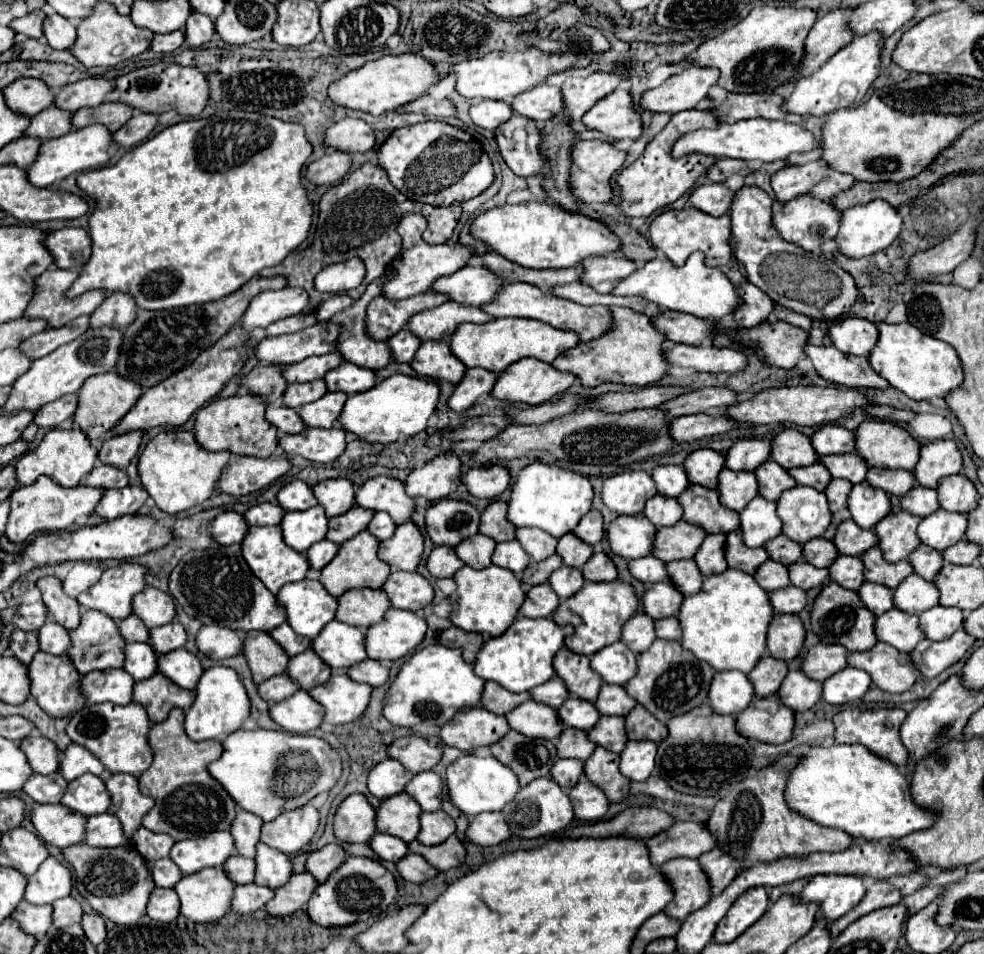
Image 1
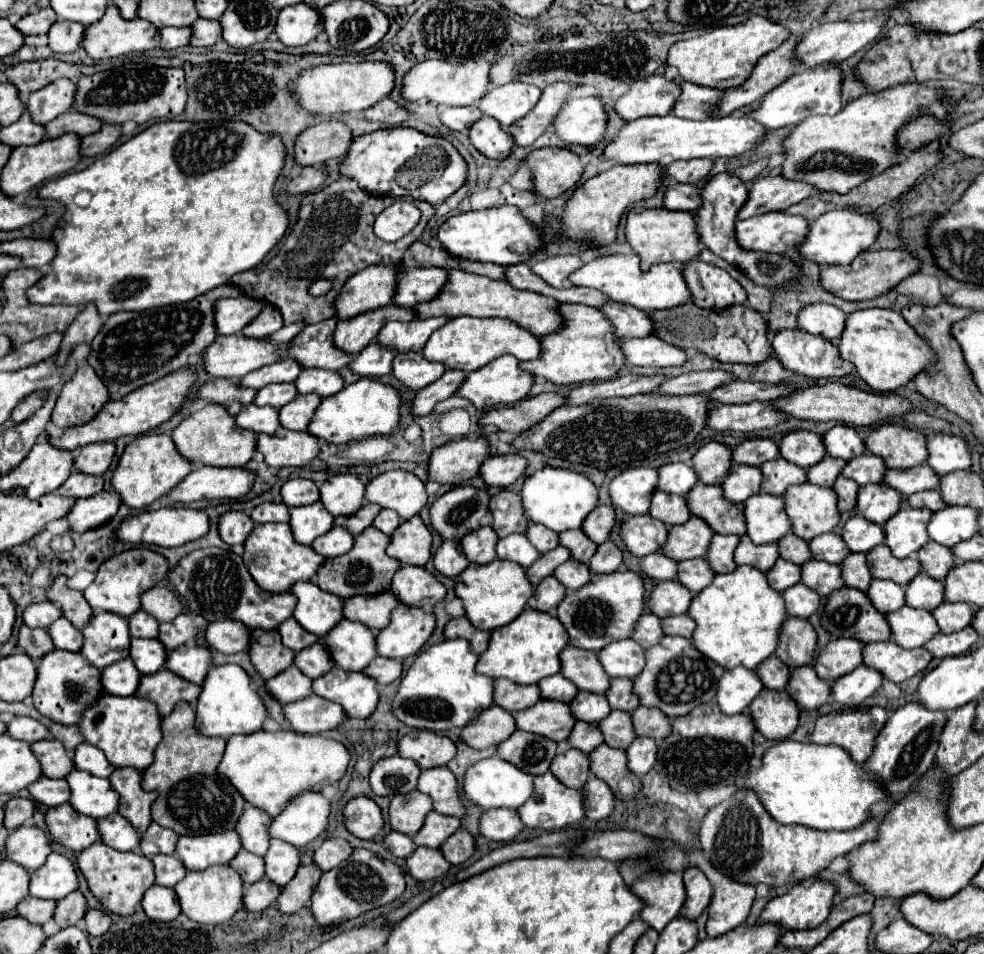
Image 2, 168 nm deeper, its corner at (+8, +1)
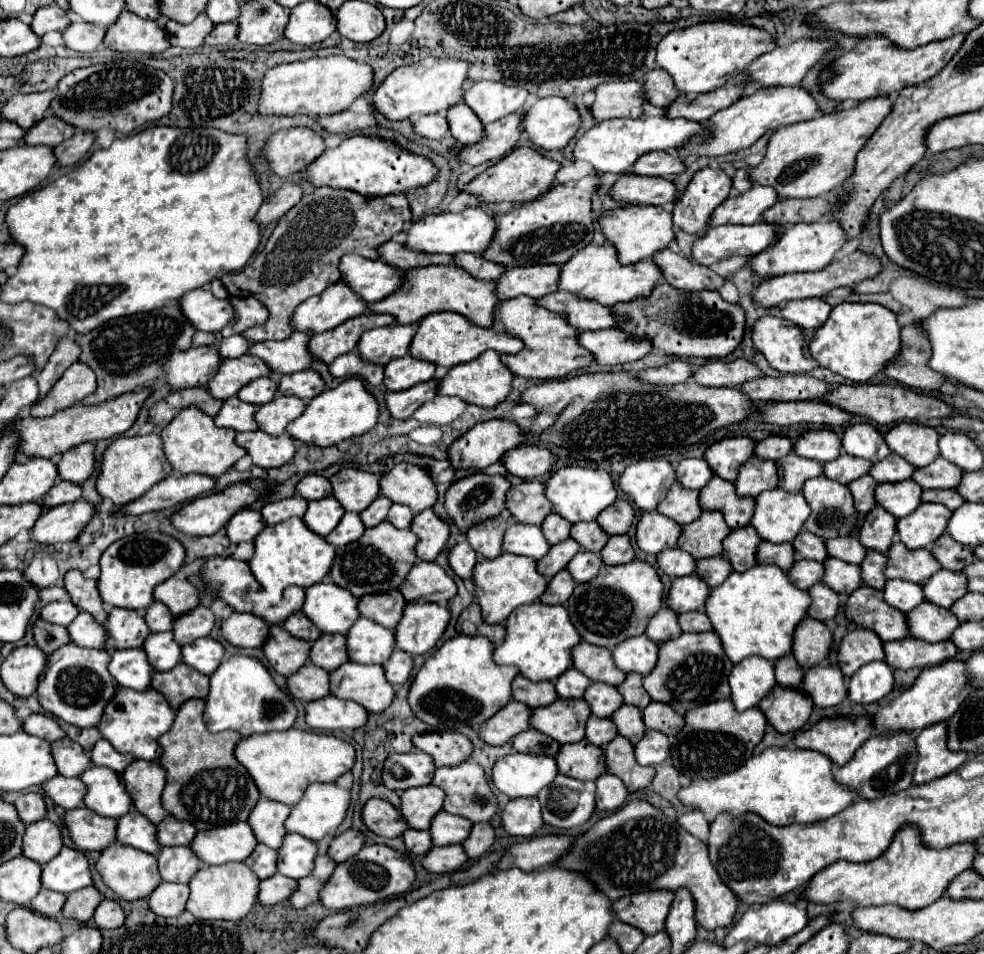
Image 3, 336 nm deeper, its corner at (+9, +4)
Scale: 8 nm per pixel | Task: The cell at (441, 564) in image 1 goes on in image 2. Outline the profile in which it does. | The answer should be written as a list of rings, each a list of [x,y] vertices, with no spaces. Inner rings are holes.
[[[443,541],[433,555],[433,565],[441,575],[457,577],[469,565],[469,561],[457,541]]]

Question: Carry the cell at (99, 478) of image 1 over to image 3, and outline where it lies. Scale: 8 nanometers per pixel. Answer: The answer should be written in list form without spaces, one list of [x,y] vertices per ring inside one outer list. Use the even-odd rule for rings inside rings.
[[[60,480],[58,484],[54,484],[50,488],[50,492],[42,498],[42,508],[52,508],[52,506],[60,506],[60,504],[70,504],[80,500],[82,490],[78,484],[70,484]]]

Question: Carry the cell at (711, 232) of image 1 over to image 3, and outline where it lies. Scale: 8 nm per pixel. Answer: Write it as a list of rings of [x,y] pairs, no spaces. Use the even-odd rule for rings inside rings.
[[[630,206],[606,210],[598,222],[606,242],[610,242],[616,248],[620,264],[634,264],[644,258],[650,258],[658,250],[664,250],[674,240],[672,212],[662,206]]]

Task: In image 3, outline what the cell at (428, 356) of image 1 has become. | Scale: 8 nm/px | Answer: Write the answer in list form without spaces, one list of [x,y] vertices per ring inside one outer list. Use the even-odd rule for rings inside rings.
[[[402,356],[392,360],[392,364],[384,368],[384,386],[388,392],[408,390],[420,382],[432,380],[434,370],[436,366],[430,362],[424,362],[412,356]]]

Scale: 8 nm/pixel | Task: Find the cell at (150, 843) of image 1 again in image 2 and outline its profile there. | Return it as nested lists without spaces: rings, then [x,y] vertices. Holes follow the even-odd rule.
[[[151,823],[147,831],[141,835],[139,841],[139,853],[145,857],[153,857],[157,853],[173,855],[177,843],[177,833],[169,831],[165,827],[159,827],[157,823]]]

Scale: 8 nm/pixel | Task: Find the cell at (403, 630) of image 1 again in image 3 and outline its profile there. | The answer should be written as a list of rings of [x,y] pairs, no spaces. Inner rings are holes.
[[[410,602],[404,608],[404,616],[396,626],[396,644],[400,650],[416,656],[434,650],[442,638],[452,614],[448,606]]]

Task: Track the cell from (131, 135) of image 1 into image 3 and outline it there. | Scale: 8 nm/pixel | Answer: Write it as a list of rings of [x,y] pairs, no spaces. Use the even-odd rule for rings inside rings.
[[[76,130],[72,138],[64,140],[62,144],[58,144],[58,146],[54,148],[56,162],[58,162],[60,166],[74,166],[74,164],[78,164],[78,162],[86,156],[86,152],[90,150],[92,140],[94,140],[94,134],[92,134],[92,132]]]

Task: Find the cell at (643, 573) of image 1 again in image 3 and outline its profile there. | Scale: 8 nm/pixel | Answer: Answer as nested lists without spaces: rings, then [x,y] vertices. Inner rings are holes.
[[[668,548],[660,552],[658,564],[670,576],[688,576],[696,572],[696,558],[680,548]]]

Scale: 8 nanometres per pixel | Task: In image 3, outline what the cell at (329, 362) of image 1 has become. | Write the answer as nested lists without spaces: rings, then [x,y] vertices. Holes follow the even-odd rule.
[[[252,356],[230,358],[220,362],[216,376],[212,376],[212,380],[206,384],[206,392],[210,392],[210,396],[216,400],[226,400],[236,396],[244,384],[258,376],[270,376],[268,366],[262,360]]]

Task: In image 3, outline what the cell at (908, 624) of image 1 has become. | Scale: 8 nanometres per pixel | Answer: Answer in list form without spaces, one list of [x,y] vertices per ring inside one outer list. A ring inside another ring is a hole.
[[[932,602],[920,604],[906,616],[908,616],[908,626],[912,636],[930,642],[948,640],[952,632],[960,626],[960,620],[956,620],[956,616],[950,610],[940,608]]]

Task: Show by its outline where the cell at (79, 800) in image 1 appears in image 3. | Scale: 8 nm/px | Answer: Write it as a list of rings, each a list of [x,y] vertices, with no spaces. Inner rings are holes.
[[[92,766],[82,774],[82,782],[88,788],[84,804],[100,816],[120,818],[134,808],[120,772]]]

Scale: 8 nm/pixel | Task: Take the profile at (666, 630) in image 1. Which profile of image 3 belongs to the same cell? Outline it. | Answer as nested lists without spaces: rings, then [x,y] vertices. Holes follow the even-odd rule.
[[[704,610],[680,614],[680,626],[682,632],[712,632],[712,622],[708,620]]]

